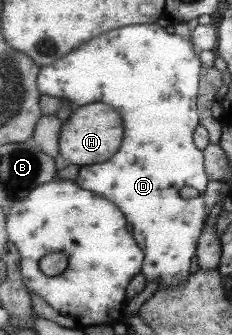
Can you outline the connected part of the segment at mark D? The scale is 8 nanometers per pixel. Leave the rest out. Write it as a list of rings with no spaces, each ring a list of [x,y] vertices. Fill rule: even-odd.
[[[160,23],[156,25],[126,25],[124,29],[114,29],[110,33],[110,47],[108,47],[108,35],[104,33],[102,37],[94,37],[92,41],[88,41],[88,45],[80,45],[80,49],[76,49],[76,53],[70,53],[68,57],[62,57],[60,61],[56,60],[48,66],[42,67],[39,73],[39,90],[42,95],[50,95],[52,97],[68,99],[72,102],[72,106],[88,105],[90,103],[106,103],[112,105],[114,109],[120,109],[120,117],[124,117],[124,125],[128,125],[128,137],[124,137],[124,149],[120,149],[120,153],[116,153],[116,157],[112,157],[106,163],[98,163],[98,165],[86,165],[82,167],[82,177],[76,179],[78,185],[84,185],[84,189],[100,193],[102,197],[108,197],[110,201],[116,201],[116,205],[126,214],[128,213],[128,225],[130,225],[131,233],[134,233],[136,241],[140,241],[140,245],[144,245],[144,267],[142,267],[142,274],[146,279],[146,283],[152,280],[158,282],[158,289],[166,288],[166,286],[174,286],[174,284],[184,283],[190,276],[190,269],[192,269],[192,259],[194,253],[198,252],[198,237],[200,231],[204,227],[204,219],[206,219],[206,199],[204,192],[206,192],[206,185],[211,178],[208,177],[206,170],[206,162],[204,161],[203,150],[201,150],[194,140],[195,130],[198,128],[198,111],[196,111],[196,97],[198,97],[198,85],[200,85],[200,59],[194,53],[192,47],[193,40],[191,38],[184,38],[180,35],[170,35],[170,31],[166,31],[166,27],[160,27]],[[182,187],[194,187],[198,190],[198,196],[195,198],[184,199],[180,196],[180,189]]]

